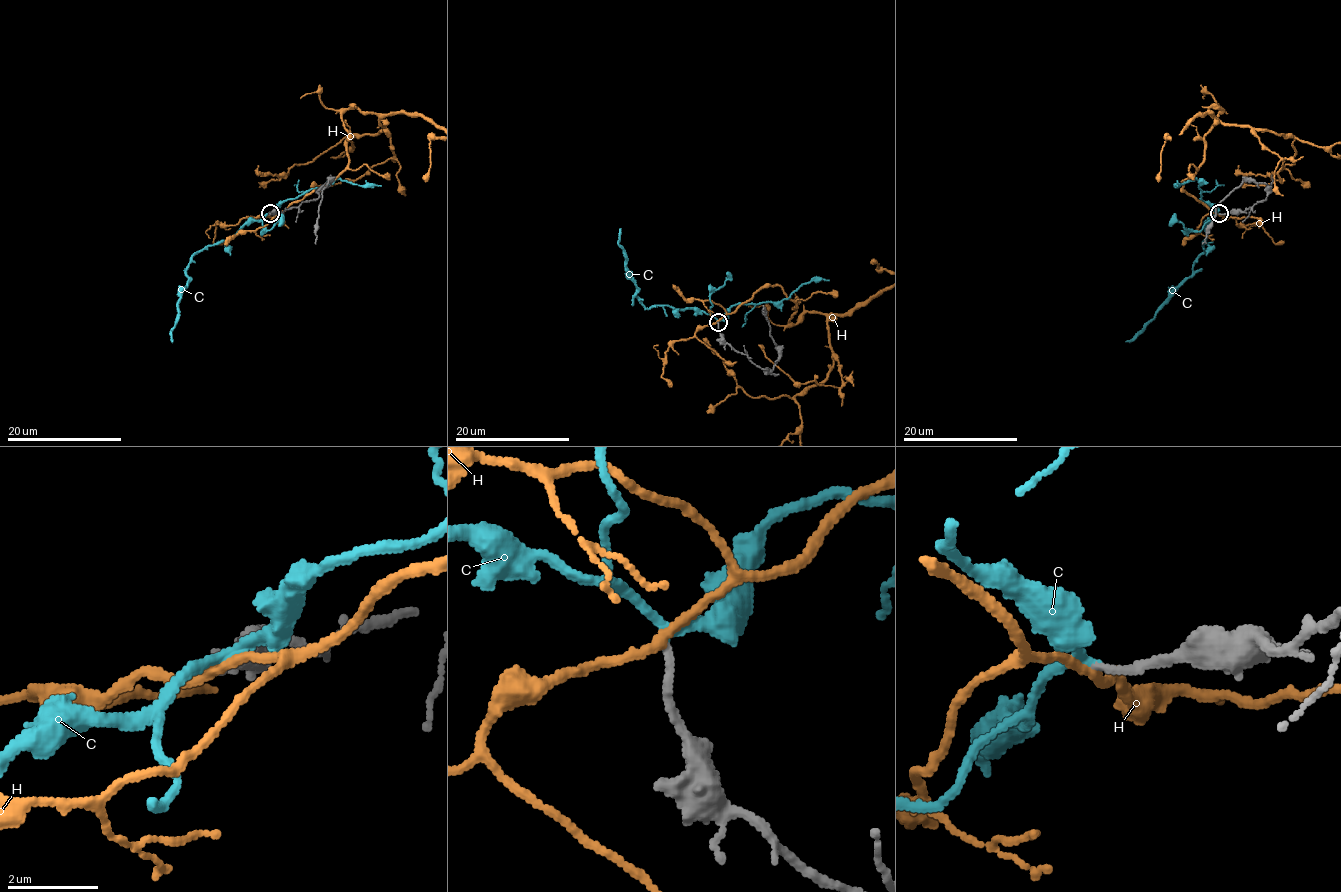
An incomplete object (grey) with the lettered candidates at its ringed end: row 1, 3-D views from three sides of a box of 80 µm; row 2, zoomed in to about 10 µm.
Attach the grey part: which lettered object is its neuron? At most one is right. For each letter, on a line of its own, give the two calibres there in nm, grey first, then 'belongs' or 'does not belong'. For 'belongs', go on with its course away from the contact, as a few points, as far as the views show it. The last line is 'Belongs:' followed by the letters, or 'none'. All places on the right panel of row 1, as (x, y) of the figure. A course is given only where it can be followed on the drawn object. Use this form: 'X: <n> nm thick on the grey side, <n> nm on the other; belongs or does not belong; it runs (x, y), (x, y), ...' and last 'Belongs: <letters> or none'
C: 180 nm thick on the grey side, 190 nm on the other; belongs; it runs (1220, 213), (1205, 225), (1203, 245), (1205, 251), (1198, 258), (1193, 273), (1125, 342)
H: 170 nm thick on the grey side, 200 nm on the other; does not belong
Belongs: C

